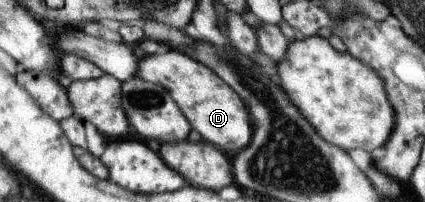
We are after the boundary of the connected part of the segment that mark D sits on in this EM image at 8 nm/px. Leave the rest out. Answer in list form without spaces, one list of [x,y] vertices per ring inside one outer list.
[[[178,49],[165,54],[146,55],[141,59],[138,77],[166,88],[185,113],[202,140],[222,148],[224,152],[240,152],[252,142],[250,112],[244,100],[212,69]]]

